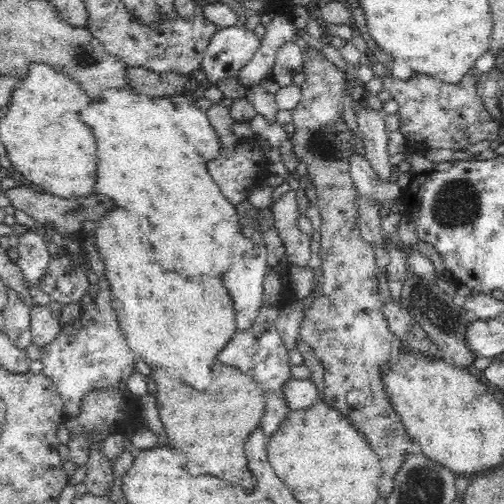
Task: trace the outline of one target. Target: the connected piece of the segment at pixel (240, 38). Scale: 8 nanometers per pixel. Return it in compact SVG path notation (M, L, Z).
M244 26L221 28L212 35L205 50L201 70L216 85L217 81L237 78L241 68L250 62L261 39Z

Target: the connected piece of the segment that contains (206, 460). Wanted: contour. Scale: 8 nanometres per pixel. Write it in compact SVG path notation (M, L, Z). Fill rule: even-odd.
M214 360L214 386L210 388L210 394L206 394L206 396L194 392L194 388L186 388L186 384L178 384L178 380L174 380L174 376L166 376L164 372L158 372L154 379L157 383L156 400L160 419L170 438L171 446L182 450L183 454L186 454L187 460L190 460L187 466L190 474L196 477L216 476L230 486L238 488L242 493L249 494L257 483L247 461L246 440L260 426L266 405L265 396L259 390L257 383L237 368L224 366L218 360ZM192 416L198 416L198 420L196 422L190 420Z

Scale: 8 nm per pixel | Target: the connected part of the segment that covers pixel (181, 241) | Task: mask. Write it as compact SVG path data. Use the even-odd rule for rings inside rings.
M106 88L100 99L92 100L90 106L82 110L82 120L94 128L94 136L98 140L94 192L108 196L118 206L150 220L150 226L154 228L150 242L158 262L168 272L182 274L182 279L188 282L204 283L208 279L222 279L231 270L232 264L246 254L250 241L242 235L241 216L235 204L221 193L208 172L206 161L177 126L174 109L170 97L149 97L132 89Z

